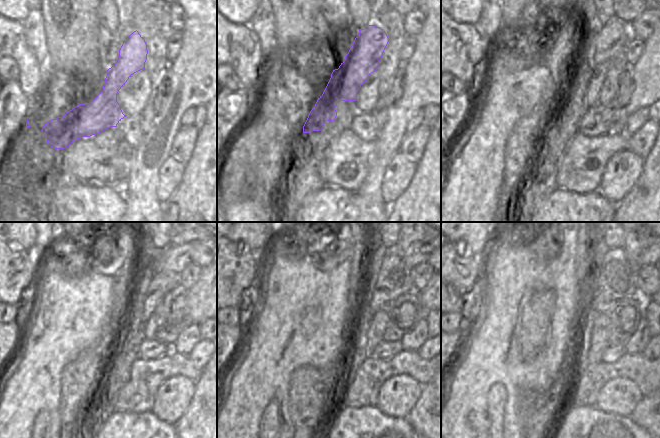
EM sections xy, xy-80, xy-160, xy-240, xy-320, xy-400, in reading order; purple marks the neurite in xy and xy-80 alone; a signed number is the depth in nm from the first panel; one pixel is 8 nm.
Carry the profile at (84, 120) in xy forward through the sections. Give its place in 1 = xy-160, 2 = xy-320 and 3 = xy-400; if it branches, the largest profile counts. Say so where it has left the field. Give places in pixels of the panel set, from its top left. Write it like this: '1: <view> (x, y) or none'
1: xy-160 (613, 36)
2: xy-320 (419, 252)
3: xy-400 (644, 254)

